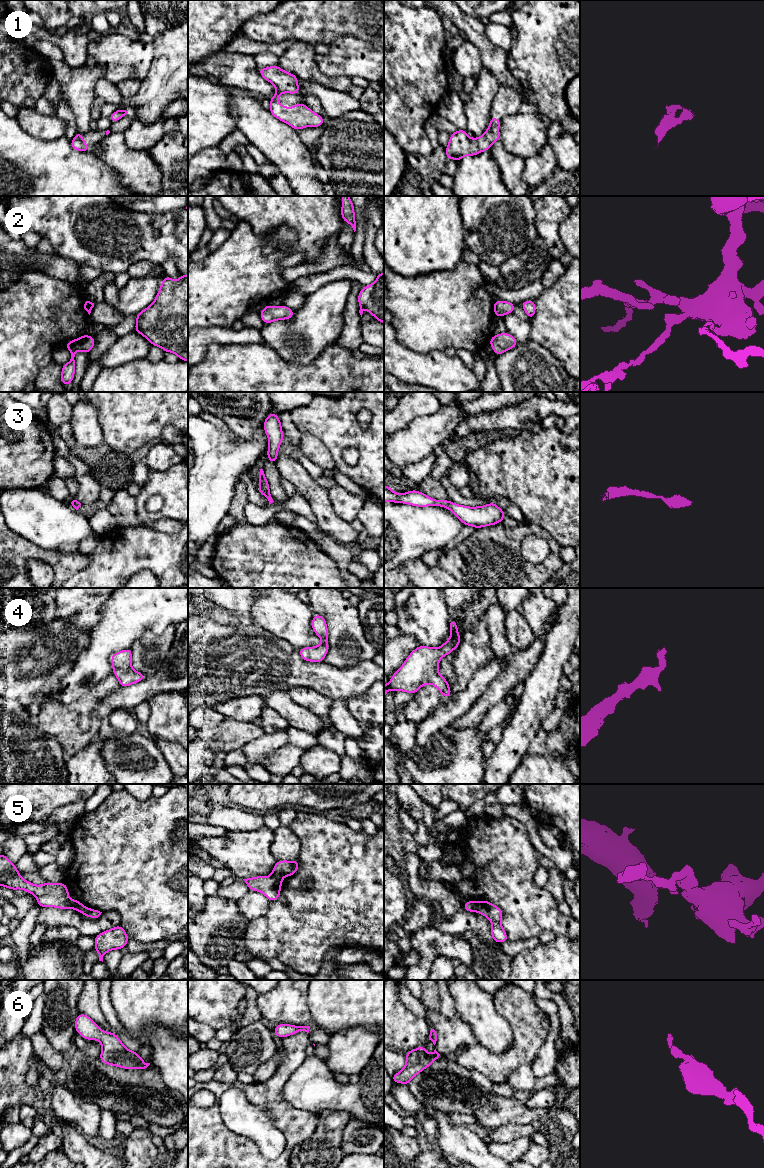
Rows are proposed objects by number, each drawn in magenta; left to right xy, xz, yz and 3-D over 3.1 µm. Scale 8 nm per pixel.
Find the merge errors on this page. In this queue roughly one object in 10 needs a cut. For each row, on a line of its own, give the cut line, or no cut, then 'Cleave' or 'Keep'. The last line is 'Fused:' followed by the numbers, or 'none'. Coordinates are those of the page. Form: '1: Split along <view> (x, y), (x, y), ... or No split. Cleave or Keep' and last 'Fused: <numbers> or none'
1: No split. Keep
2: No split. Keep
3: No split. Keep
4: No split. Keep
5: Split along yz (476, 902), (477, 911). Cleave
6: No split. Keep
Fused: 5

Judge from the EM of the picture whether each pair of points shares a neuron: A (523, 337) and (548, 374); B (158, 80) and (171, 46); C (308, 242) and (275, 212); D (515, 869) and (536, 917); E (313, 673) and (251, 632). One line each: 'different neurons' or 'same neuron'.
A: different neurons
B: same neuron
C: same neuron
D: same neuron
E: same neuron

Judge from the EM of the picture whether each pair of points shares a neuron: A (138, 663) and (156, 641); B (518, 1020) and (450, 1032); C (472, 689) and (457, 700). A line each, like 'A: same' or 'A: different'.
A: same
B: same
C: same

